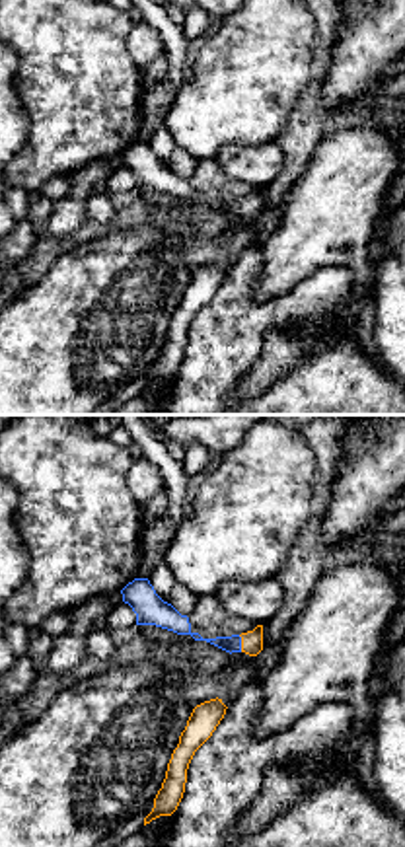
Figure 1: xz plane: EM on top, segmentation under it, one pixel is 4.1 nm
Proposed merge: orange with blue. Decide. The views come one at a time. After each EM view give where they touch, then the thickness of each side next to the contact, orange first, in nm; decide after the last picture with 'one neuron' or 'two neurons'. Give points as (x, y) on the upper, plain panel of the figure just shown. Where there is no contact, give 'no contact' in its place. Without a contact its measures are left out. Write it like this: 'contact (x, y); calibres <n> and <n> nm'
contact (242, 207); calibres 100 and 70 nm

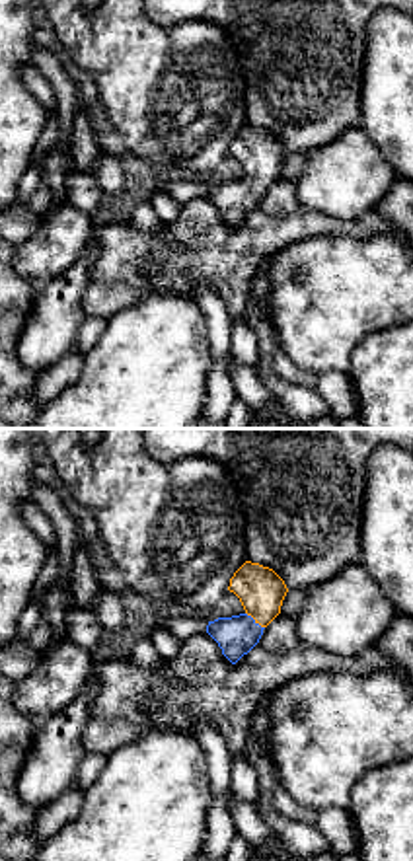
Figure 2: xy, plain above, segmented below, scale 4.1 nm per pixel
contact (256, 184); calibres 190 and 170 nm

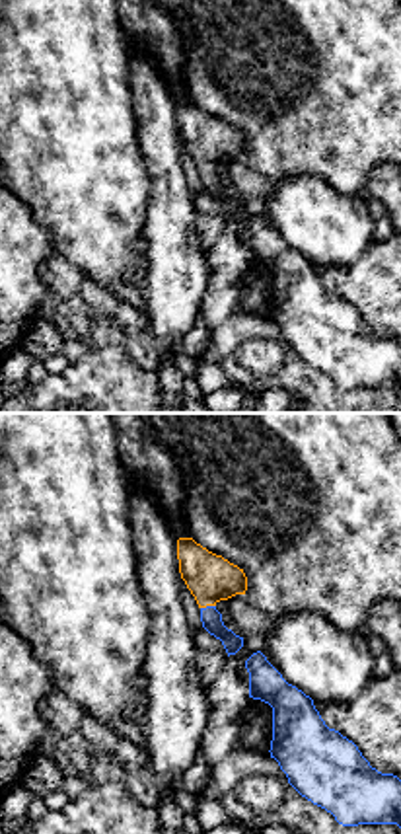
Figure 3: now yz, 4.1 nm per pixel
contact (207, 168); calibres 200 and 90 nm

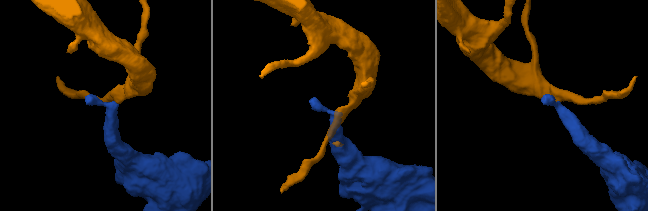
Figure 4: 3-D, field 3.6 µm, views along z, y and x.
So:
one neuron

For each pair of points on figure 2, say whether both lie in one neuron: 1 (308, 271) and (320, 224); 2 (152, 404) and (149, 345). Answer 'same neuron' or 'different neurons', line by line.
1: different neurons
2: same neuron

